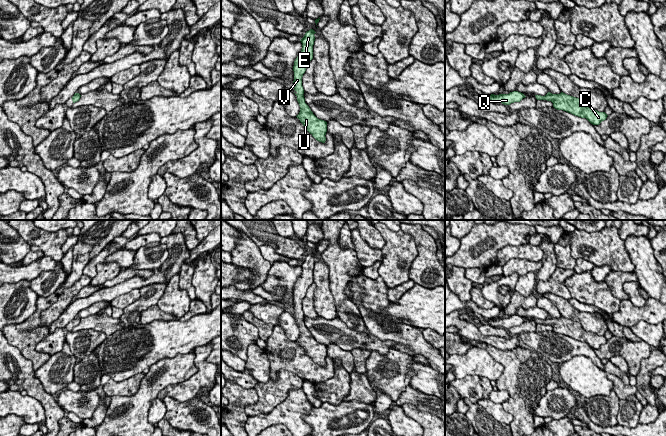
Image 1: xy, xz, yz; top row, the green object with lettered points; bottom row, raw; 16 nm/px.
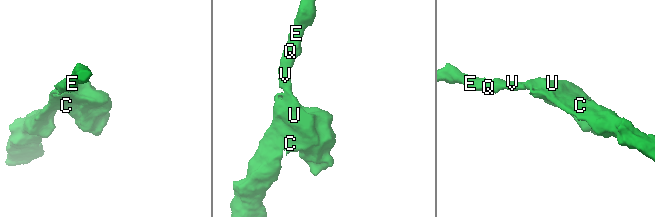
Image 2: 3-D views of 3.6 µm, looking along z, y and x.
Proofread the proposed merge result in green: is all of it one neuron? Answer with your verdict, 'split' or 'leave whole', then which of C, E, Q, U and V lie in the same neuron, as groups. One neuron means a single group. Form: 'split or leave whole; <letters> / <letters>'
leave whole; C E Q U V

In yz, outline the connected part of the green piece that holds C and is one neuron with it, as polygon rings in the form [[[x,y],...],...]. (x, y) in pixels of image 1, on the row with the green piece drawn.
[[[548,92],[545,96],[535,95],[535,97],[537,100],[551,101],[555,109],[586,118],[593,125],[599,125],[602,121],[606,120],[608,116],[605,112],[599,112],[593,108],[584,106],[579,98],[567,95],[563,92],[560,94]]]

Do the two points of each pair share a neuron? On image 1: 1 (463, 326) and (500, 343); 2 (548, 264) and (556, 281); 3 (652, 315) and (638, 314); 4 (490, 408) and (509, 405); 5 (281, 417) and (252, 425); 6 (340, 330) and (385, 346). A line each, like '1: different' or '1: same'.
1: same
2: different
3: same
4: different
5: same
6: same

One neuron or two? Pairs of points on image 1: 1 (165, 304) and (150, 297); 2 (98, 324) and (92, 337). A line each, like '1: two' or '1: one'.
1: two
2: two

